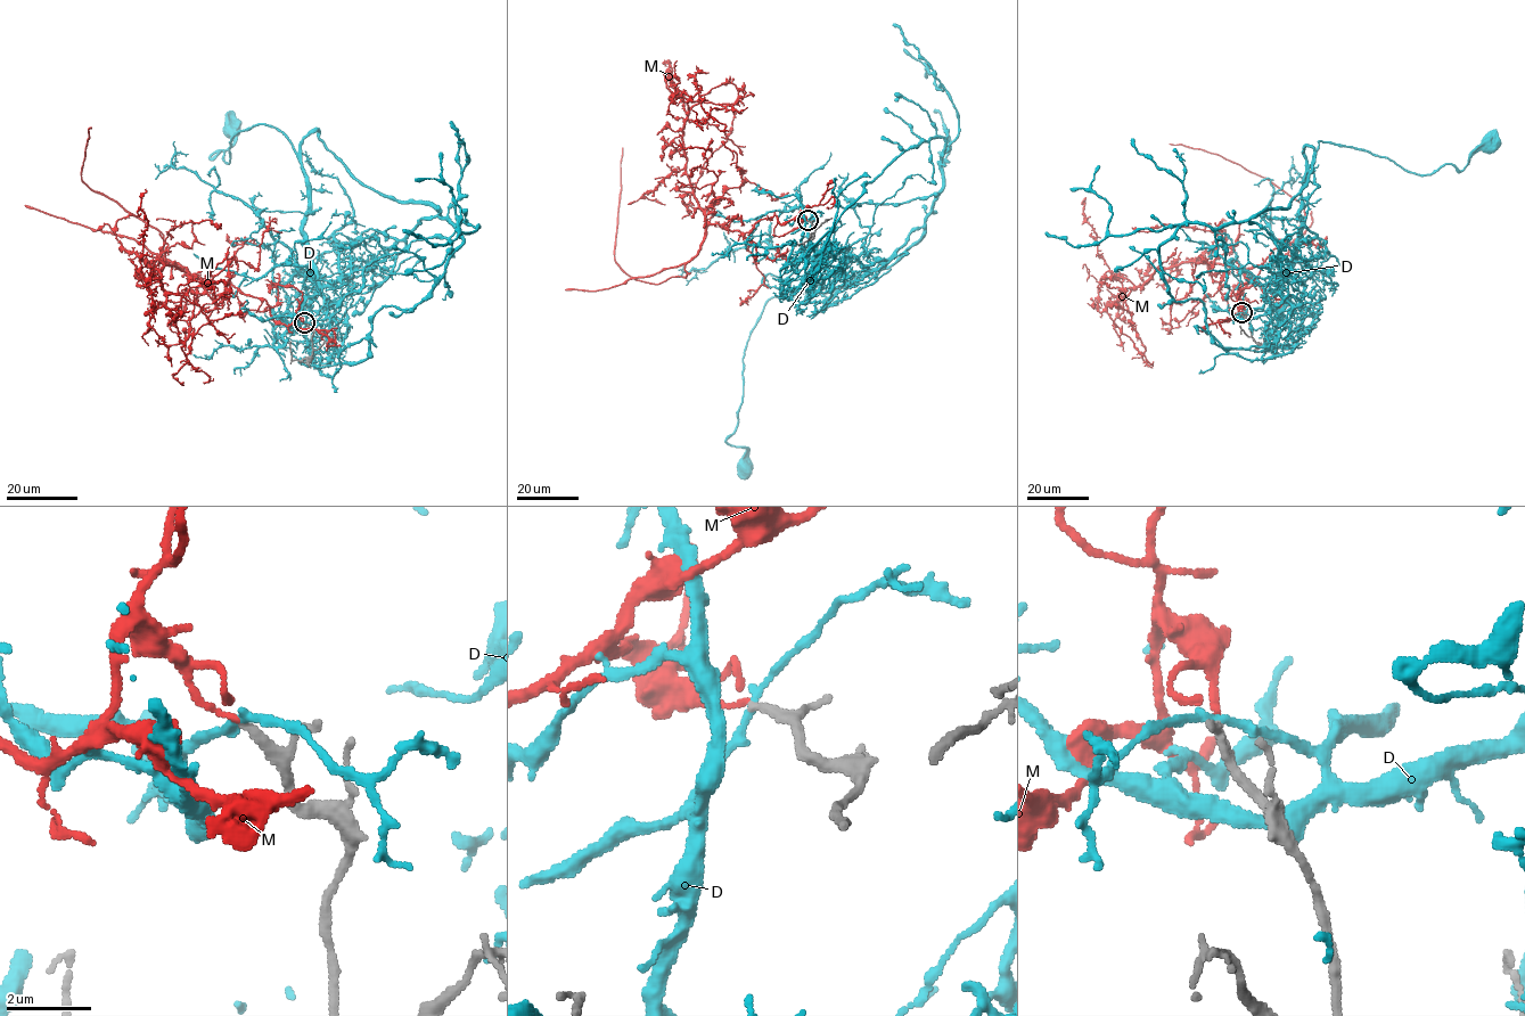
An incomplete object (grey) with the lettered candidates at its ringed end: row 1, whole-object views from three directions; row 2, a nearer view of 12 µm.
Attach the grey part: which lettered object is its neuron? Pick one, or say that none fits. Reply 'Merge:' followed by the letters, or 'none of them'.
Merge: M

